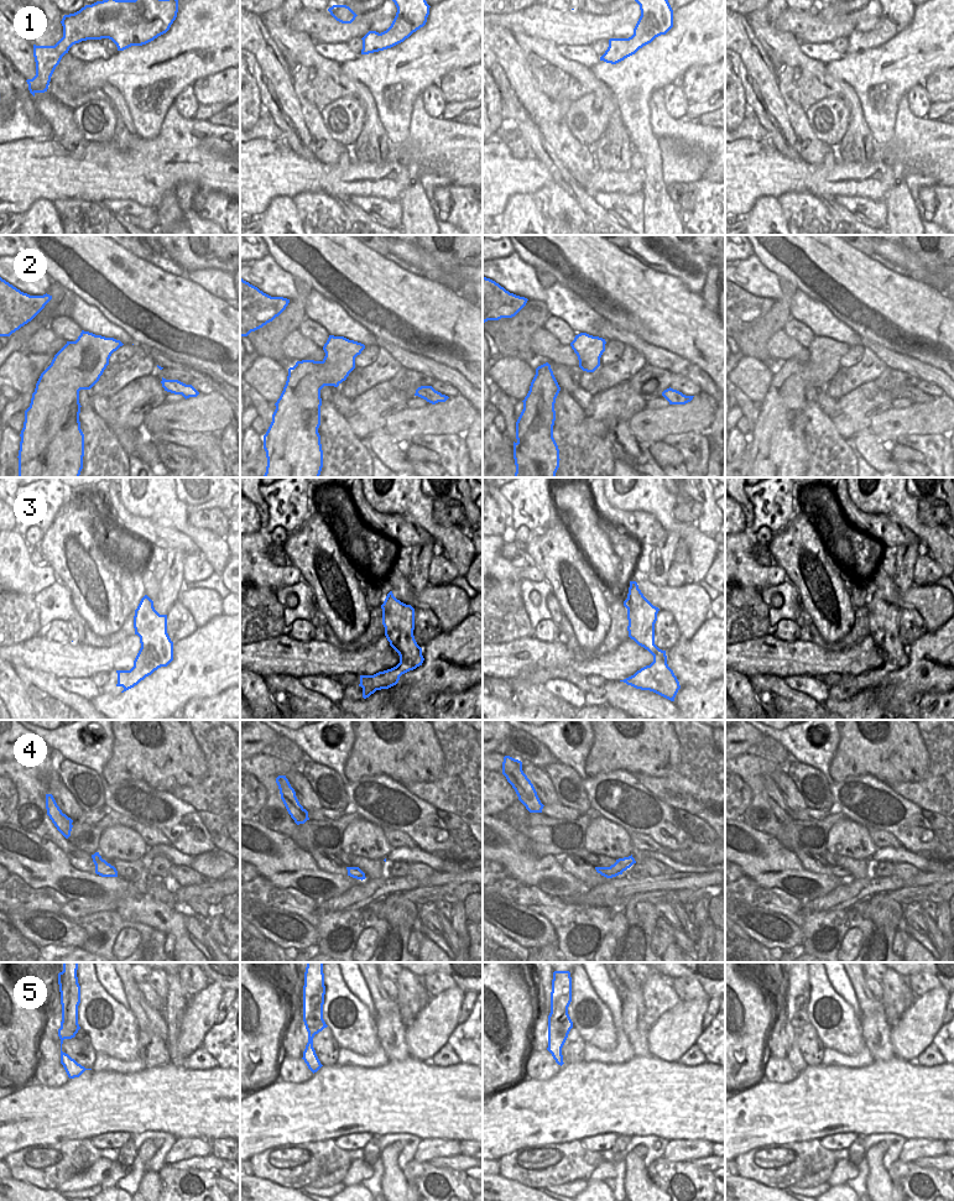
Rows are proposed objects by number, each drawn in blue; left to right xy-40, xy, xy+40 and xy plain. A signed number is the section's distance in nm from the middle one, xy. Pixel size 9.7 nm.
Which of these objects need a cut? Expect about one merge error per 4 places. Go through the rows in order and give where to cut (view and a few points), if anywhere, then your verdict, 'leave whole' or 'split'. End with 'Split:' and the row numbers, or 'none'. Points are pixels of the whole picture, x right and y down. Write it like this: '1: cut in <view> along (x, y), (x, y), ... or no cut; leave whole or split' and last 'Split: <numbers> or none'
1: cut in xy along (369, 35), (374, 41), (375, 51); split
2: no cut; leave whole
3: no cut; leave whole
4: no cut; leave whole
5: no cut; leave whole
Split: 1

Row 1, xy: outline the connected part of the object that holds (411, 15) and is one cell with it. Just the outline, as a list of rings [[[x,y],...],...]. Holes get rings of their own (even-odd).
[[[392,0],[397,7],[396,16],[391,26],[379,33],[376,31],[369,31],[363,40],[363,48],[366,46],[366,38],[369,36],[375,41],[375,52],[391,48],[406,38],[413,32],[423,27],[429,15],[429,5],[426,0]]]

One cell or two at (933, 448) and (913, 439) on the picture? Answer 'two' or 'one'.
one

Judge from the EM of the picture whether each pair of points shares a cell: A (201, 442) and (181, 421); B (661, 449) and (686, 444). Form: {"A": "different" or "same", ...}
{"A": "different", "B": "different"}

